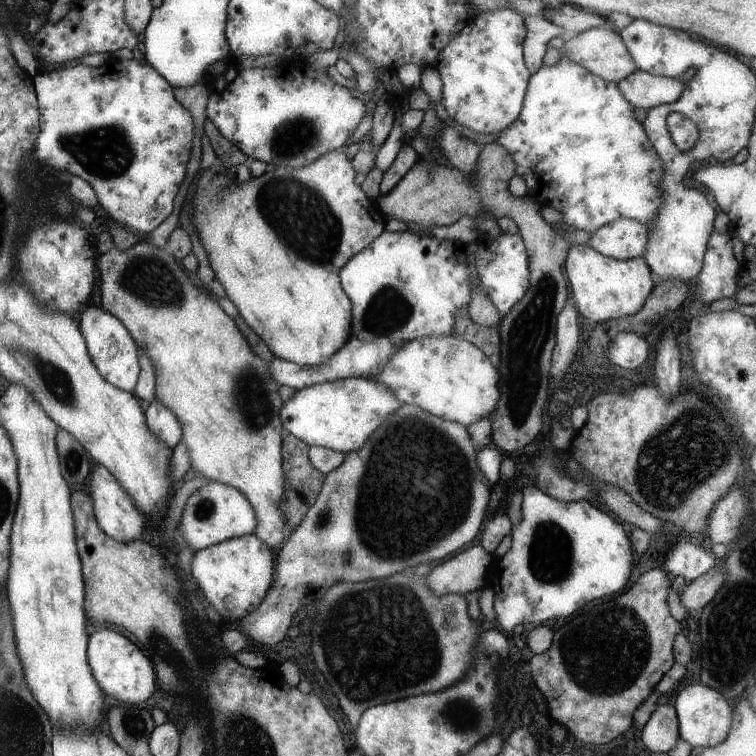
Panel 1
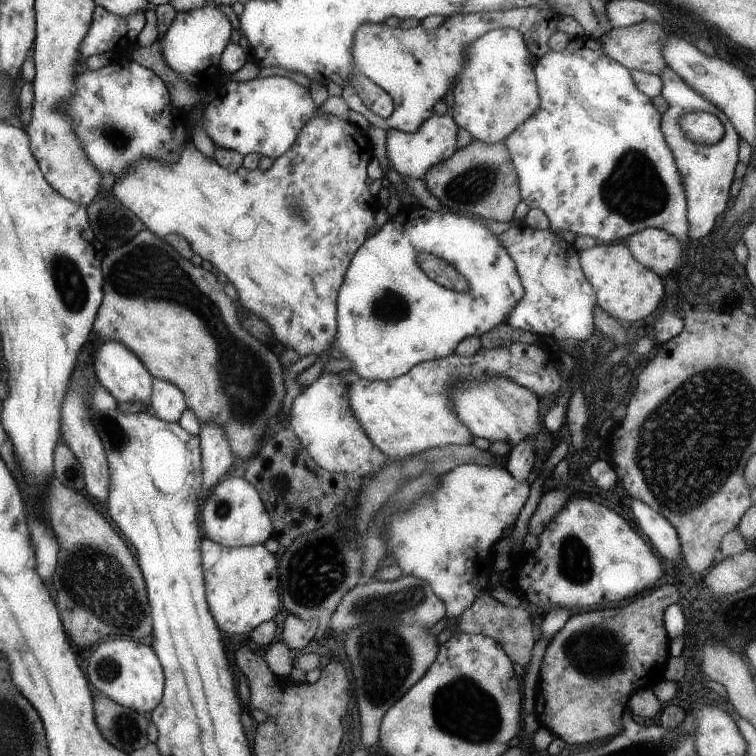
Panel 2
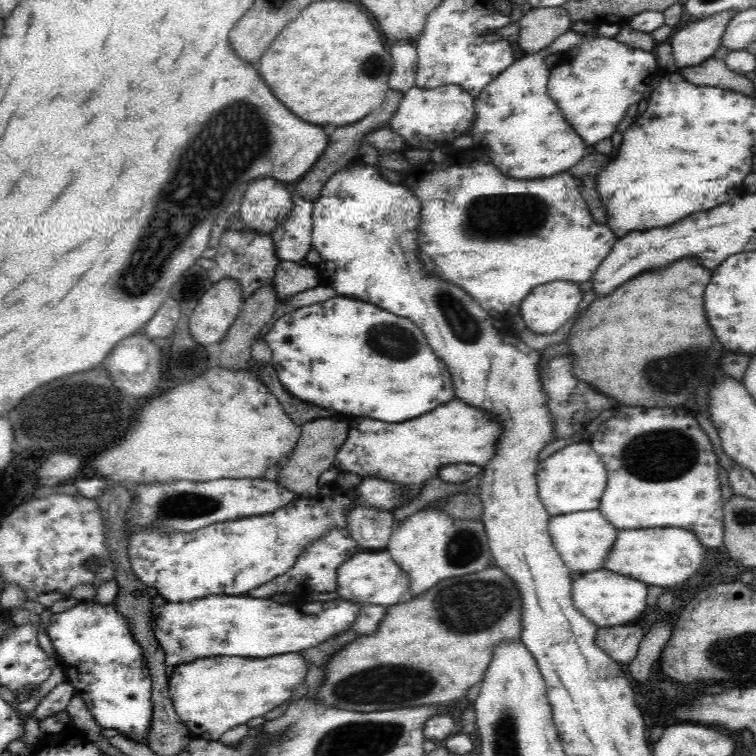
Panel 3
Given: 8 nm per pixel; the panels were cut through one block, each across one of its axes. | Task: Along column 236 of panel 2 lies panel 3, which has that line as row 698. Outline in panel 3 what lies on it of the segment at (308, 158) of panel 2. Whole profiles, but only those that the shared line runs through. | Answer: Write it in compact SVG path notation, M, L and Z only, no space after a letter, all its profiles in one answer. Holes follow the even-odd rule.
M298 652L268 658L212 656L178 666L170 674L170 698L180 722L188 726L194 738L218 742L226 730L288 702L298 684L304 682L306 672L308 664Z

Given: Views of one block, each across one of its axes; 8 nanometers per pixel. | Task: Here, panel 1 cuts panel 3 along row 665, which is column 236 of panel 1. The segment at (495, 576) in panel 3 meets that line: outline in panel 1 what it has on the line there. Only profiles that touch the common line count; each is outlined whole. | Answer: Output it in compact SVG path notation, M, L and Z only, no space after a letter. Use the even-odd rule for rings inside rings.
M145 240L121 252L111 248L99 256L101 308L127 326L137 346L155 366L155 402L173 412L181 428L181 442L189 452L189 466L197 478L237 488L255 512L255 536L273 552L287 536L287 518L281 510L285 494L283 426L279 420L279 384L267 374L267 362L257 358L231 318L205 292L197 290L165 250L151 248Z

